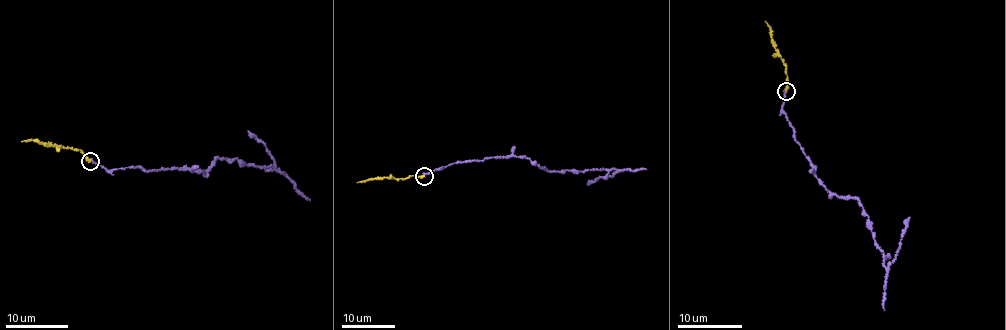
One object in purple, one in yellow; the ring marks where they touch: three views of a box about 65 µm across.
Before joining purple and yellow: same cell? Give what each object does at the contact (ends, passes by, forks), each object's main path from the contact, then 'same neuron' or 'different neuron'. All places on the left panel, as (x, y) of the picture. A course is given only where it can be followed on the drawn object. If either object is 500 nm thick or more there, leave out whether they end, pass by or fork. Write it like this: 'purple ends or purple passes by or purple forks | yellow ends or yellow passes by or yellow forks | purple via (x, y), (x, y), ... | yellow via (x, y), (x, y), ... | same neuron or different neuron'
purple ends | yellow ends | purple via (90, 161), (107, 170), (140, 165), (147, 171), (206, 172), (219, 158), (236, 158), (282, 172), (248, 130) | yellow via (90, 160), (79, 150), (45, 146), (33, 140), (21, 141) | same neuron

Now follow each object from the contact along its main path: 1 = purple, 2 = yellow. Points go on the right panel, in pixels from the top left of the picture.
1: (785, 91), (782, 109), (794, 129), (794, 138), (821, 184), (832, 193), (859, 202), (887, 268), (909, 217)
2: (786, 91), (786, 67), (771, 43), (771, 29), (765, 21)

